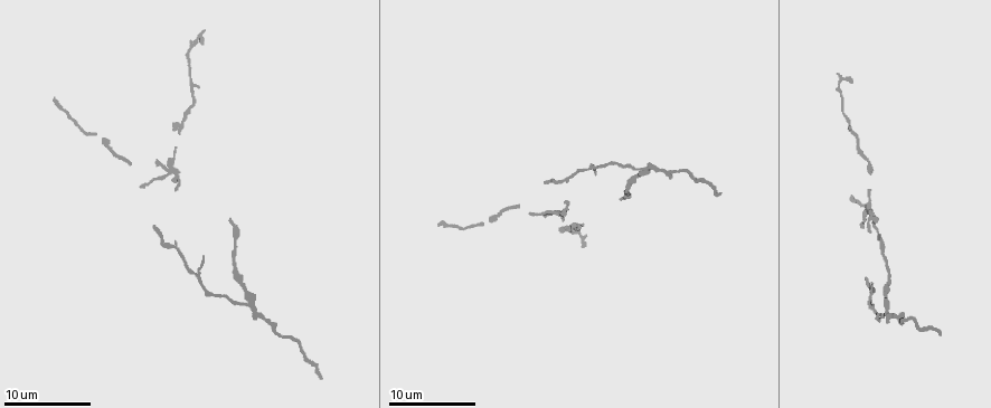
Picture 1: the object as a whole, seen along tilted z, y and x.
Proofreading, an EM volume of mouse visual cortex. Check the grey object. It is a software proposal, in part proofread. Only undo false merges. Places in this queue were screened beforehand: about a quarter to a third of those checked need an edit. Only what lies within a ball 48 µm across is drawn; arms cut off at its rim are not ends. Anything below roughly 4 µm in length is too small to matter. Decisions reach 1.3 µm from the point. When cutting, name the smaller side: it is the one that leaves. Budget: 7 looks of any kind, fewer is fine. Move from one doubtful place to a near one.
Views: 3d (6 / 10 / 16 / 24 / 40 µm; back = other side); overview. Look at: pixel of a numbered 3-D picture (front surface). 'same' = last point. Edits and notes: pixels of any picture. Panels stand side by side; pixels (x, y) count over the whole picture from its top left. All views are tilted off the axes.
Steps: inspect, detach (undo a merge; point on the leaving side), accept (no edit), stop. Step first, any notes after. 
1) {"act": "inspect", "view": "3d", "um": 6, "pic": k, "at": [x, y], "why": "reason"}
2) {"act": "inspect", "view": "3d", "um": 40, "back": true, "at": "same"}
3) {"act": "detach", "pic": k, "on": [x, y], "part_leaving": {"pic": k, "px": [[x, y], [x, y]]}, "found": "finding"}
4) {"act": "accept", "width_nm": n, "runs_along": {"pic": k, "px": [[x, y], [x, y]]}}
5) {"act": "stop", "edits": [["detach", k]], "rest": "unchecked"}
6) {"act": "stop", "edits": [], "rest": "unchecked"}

{"act": "inspect", "view": "3d", "um": 16, "pic": 1, "at": [192, 77]}

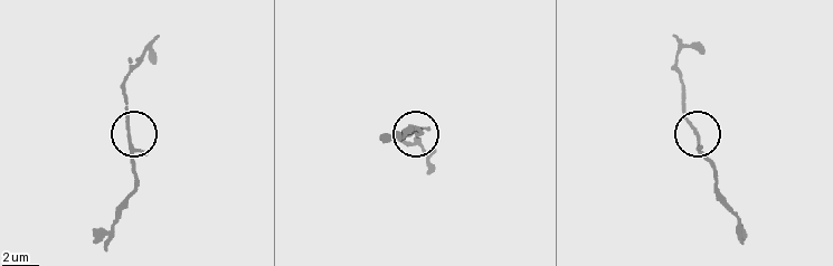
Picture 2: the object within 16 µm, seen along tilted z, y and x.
{"act": "accept", "found": "one neuron here"}

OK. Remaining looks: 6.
{"act": "inspect", "view": "3d", "um": 10, "pic": 1, "at": [166, 172], "why": "four-way junction"}

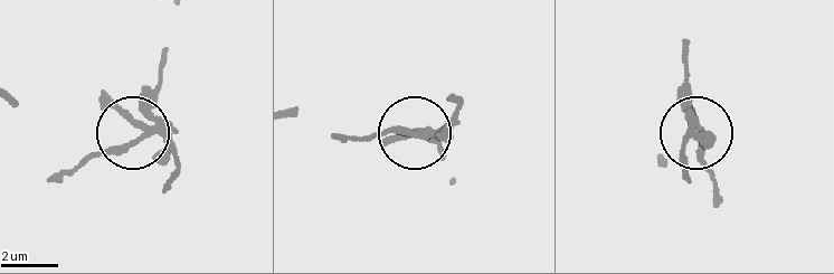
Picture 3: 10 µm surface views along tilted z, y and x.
{"act": "detach", "pic": 3, "on": [120, 151], "width_nm": 220, "part_leaving": {"pic": 3, "px": [[152, 126], [47, 180]]}, "found": "two neurons meet here"}

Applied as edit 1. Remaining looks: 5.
{"act": "inspect", "view": "3d", "um": 10, "pic": 1, "at": [885, 309], "why": "two arms in line, one across"}

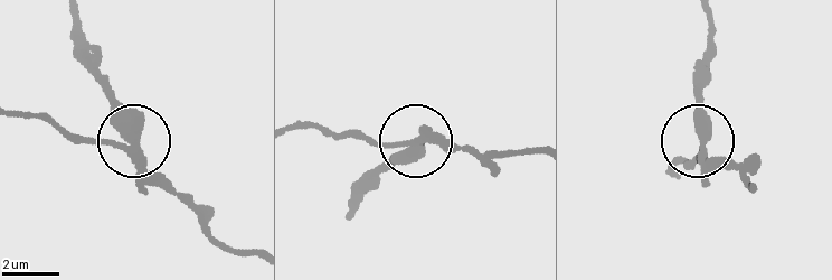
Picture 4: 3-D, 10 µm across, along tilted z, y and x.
{"act": "detach", "pic": 4, "on": [139, 124], "width_nm": 320, "part_leaving": {"pic": 4, "px": [[141, 160], [139, 122], [110, 89], [81, 21]]}, "found": "a second neuron is stuck on"}

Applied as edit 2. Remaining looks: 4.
{"act": "stop", "edits": [["detach", 3], ["detach", 4]], "rest": "unchecked"}

